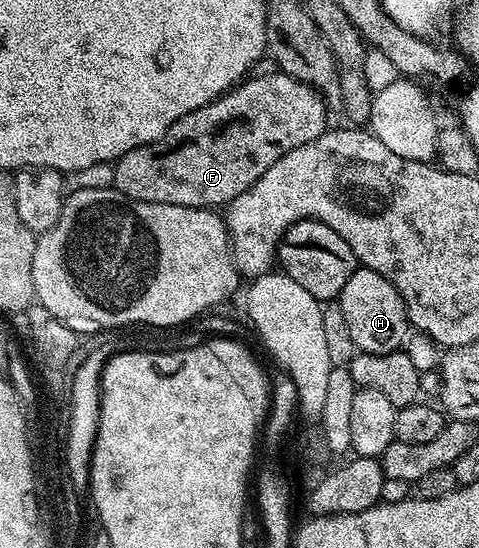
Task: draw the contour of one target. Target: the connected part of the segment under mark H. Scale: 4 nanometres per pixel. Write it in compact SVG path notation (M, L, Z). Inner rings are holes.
M357 268L353 276L349 276L345 288L341 288L337 301L345 316L345 325L349 327L349 332L353 336L356 351L364 354L388 354L394 350L404 349L403 341L407 338L407 330L409 331L407 309L403 297L399 295L397 288L393 288L393 284L389 284L389 280L385 280L385 276L366 268Z

